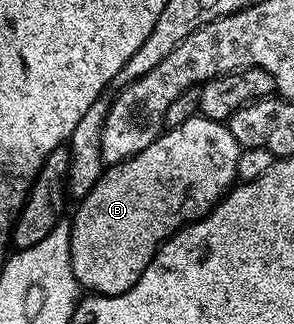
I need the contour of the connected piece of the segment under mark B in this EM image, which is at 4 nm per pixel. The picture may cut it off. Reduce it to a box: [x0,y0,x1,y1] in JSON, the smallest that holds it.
[69,114,241,296]

